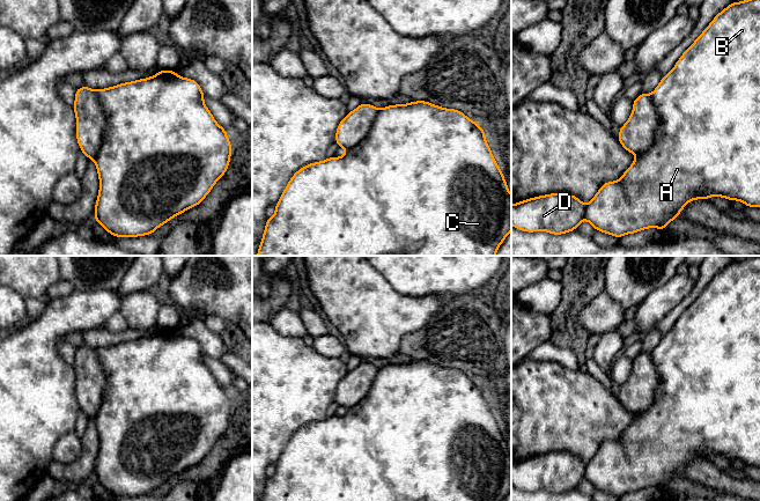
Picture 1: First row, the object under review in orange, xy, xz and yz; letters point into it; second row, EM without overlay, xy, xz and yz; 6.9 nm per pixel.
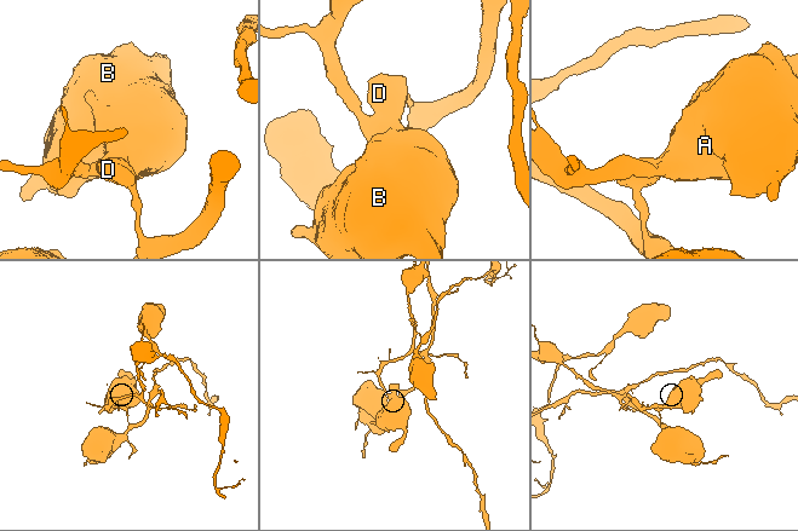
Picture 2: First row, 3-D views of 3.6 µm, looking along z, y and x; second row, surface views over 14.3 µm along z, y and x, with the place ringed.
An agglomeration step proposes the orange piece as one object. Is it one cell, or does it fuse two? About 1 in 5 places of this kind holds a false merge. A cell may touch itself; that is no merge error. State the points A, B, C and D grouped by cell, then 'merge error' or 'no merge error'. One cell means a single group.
A B C / D; merge error

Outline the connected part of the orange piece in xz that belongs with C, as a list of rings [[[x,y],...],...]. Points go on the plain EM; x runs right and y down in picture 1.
[[[426,360],[388,364],[378,369],[367,396],[348,407],[342,417],[327,417],[294,433],[275,464],[275,473],[267,477],[261,501],[503,501],[511,491],[511,454],[485,393],[479,383],[456,368],[444,368]]]

